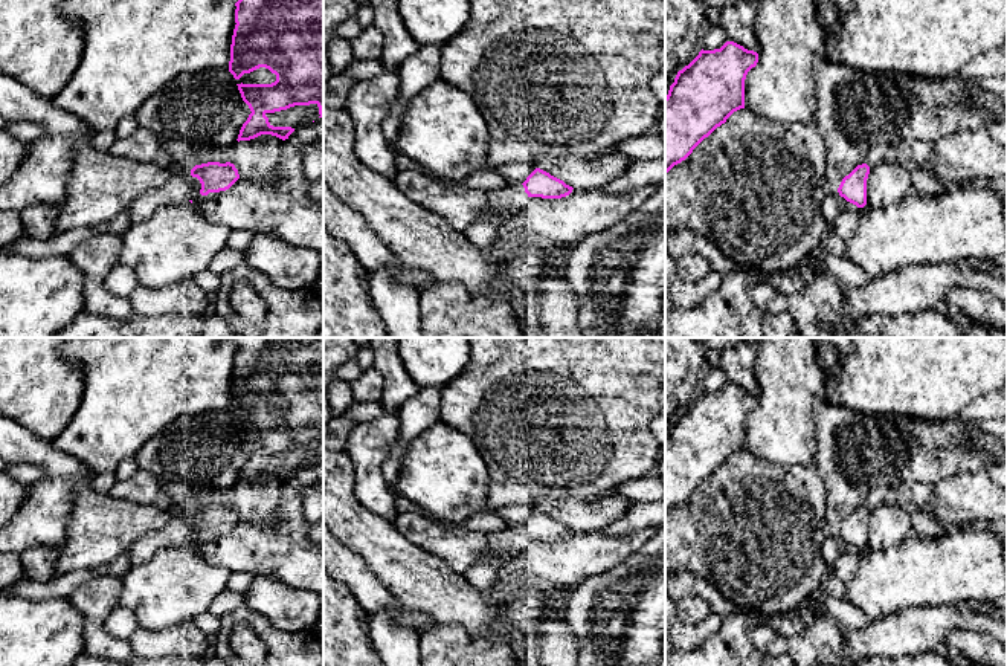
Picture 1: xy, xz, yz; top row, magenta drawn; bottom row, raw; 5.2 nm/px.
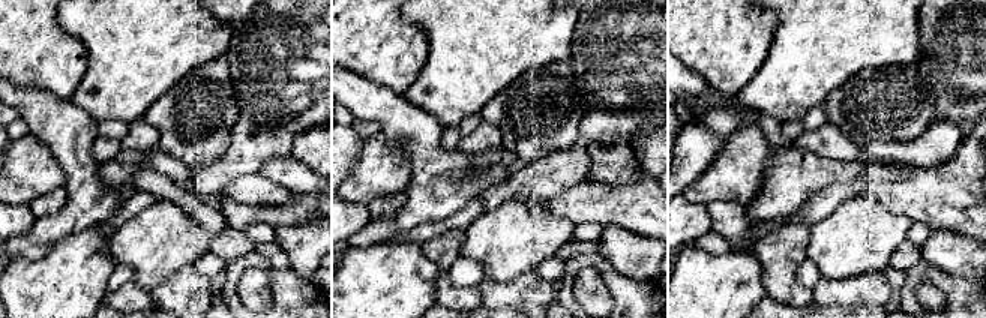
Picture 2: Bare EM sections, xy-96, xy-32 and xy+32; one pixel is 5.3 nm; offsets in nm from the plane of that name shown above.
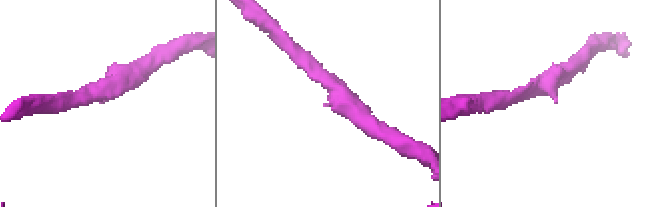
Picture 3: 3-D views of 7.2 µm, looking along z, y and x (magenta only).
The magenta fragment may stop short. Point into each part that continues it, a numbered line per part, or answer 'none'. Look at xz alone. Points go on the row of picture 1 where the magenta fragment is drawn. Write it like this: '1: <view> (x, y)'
1: xz (482, 232)

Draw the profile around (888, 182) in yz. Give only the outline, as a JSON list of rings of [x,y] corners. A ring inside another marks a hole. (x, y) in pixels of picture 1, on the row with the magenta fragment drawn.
[[[883,160],[870,166],[865,208],[886,208],[912,194],[911,166],[899,160]]]

